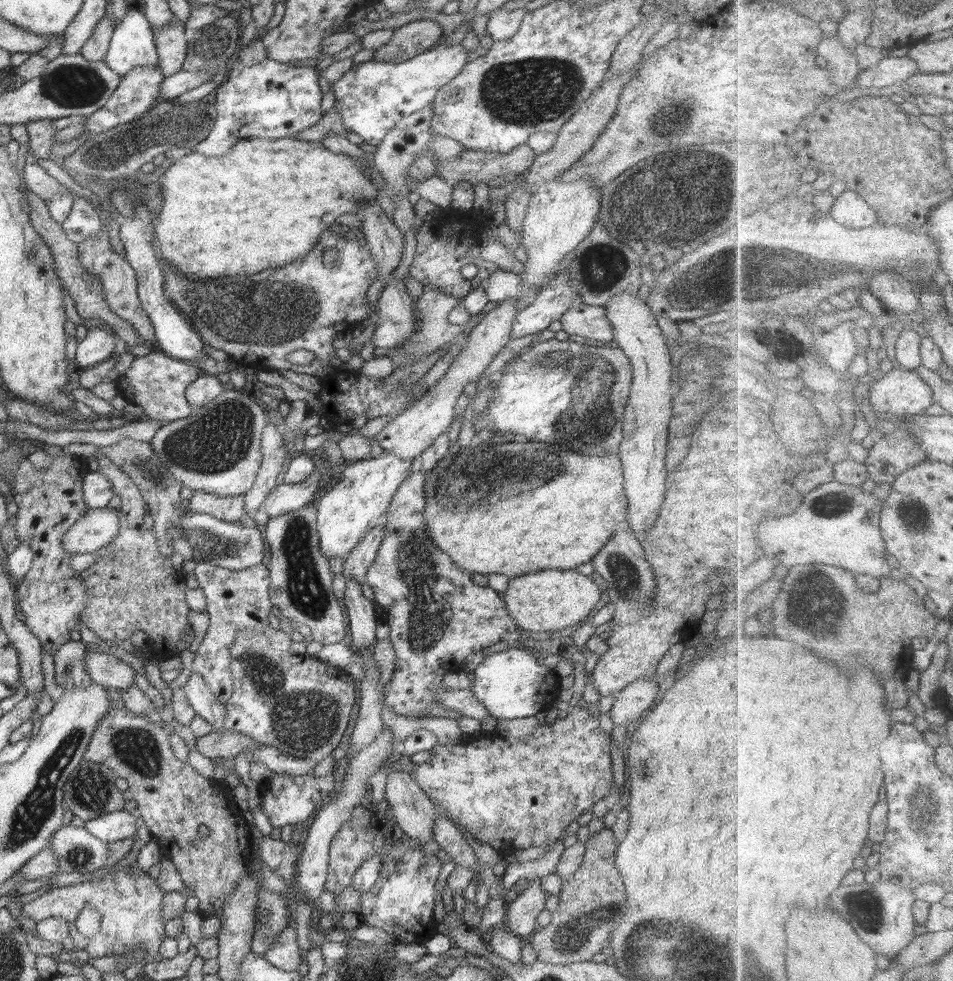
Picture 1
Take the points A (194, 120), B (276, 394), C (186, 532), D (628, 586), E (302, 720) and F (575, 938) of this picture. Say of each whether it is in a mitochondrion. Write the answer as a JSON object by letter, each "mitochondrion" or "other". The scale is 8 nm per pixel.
{"A":"mitochondrion","B":"other","C":"mitochondrion","D":"mitochondrion","E":"mitochondrion","F":"mitochondrion"}

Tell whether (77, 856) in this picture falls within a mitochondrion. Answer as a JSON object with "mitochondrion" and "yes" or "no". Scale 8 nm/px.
{"mitochondrion":"yes"}

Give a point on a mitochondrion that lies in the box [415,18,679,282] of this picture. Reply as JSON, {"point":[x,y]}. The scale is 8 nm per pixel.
{"point":[550,86]}

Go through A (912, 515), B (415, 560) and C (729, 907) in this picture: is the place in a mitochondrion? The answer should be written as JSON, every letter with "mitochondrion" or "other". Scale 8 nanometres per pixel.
{"A":"mitochondrion","B":"mitochondrion","C":"other"}

